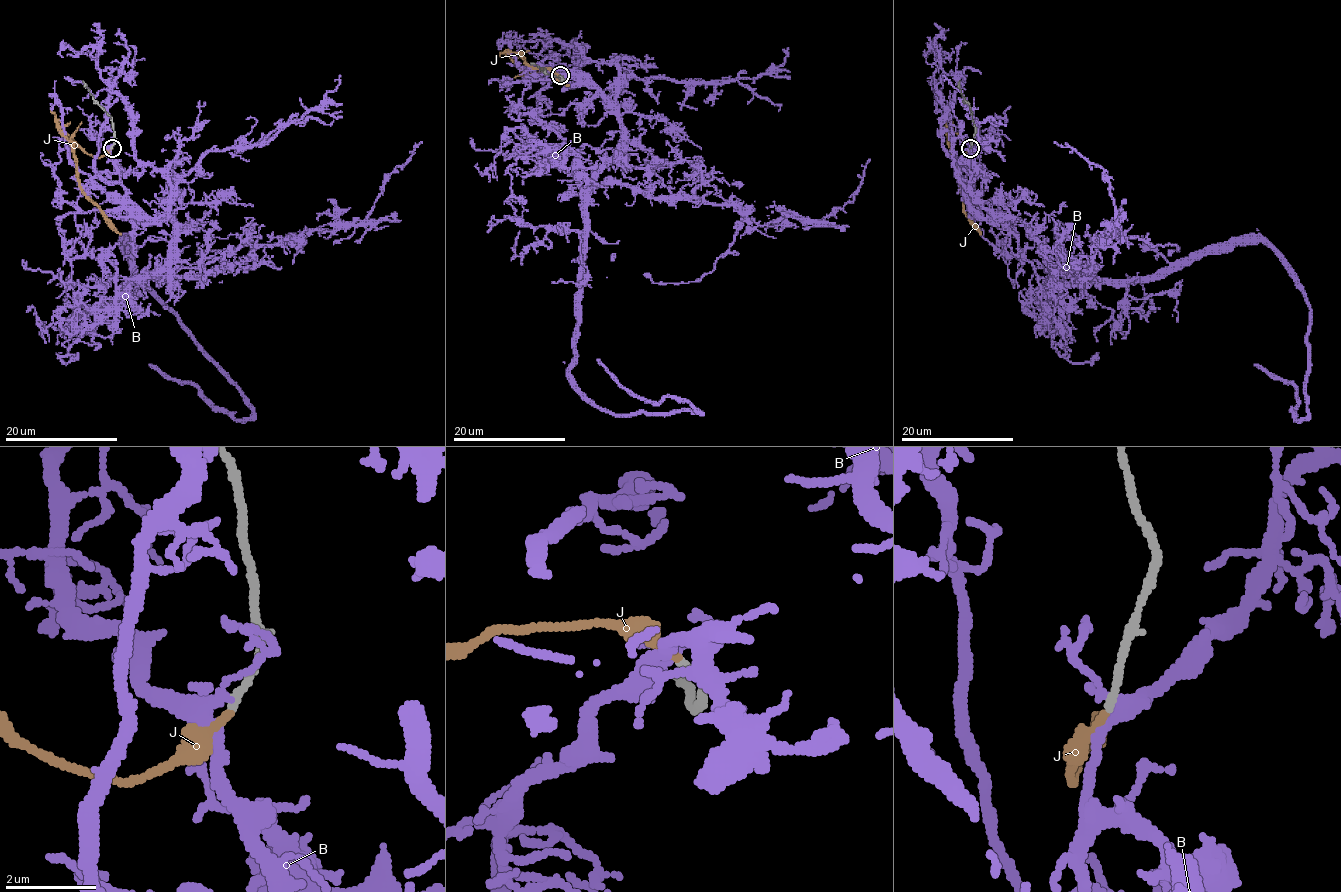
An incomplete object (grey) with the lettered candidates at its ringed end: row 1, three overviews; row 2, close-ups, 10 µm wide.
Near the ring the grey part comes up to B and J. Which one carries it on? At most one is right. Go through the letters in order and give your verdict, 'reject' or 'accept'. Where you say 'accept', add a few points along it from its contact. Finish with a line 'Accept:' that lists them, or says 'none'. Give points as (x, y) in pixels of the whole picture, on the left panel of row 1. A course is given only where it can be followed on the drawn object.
B: reject
J: accept | via (112, 148), (101, 157), (92, 157), (66, 133), (61, 133), (71, 147), (80, 189), (120, 234)
Accept: J

